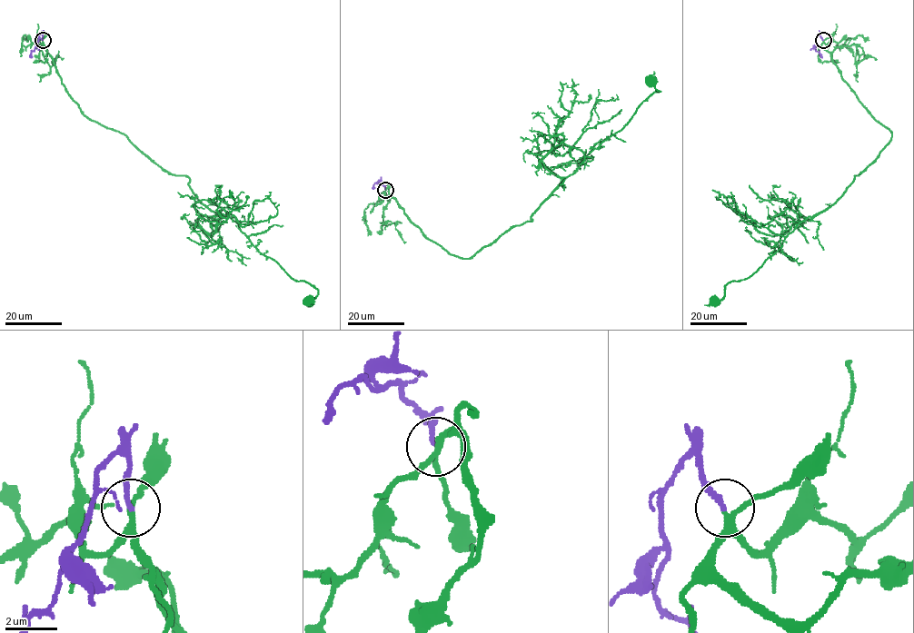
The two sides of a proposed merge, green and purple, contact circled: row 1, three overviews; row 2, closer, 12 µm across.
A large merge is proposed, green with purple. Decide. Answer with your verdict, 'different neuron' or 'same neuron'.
same neuron

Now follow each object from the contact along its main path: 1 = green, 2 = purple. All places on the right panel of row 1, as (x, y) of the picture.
1: (823, 40), (842, 79), (891, 139), (828, 207), (802, 220), (750, 275), (731, 281), (721, 299), (712, 300)
2: (823, 39), (819, 34), (815, 50), (822, 58)

